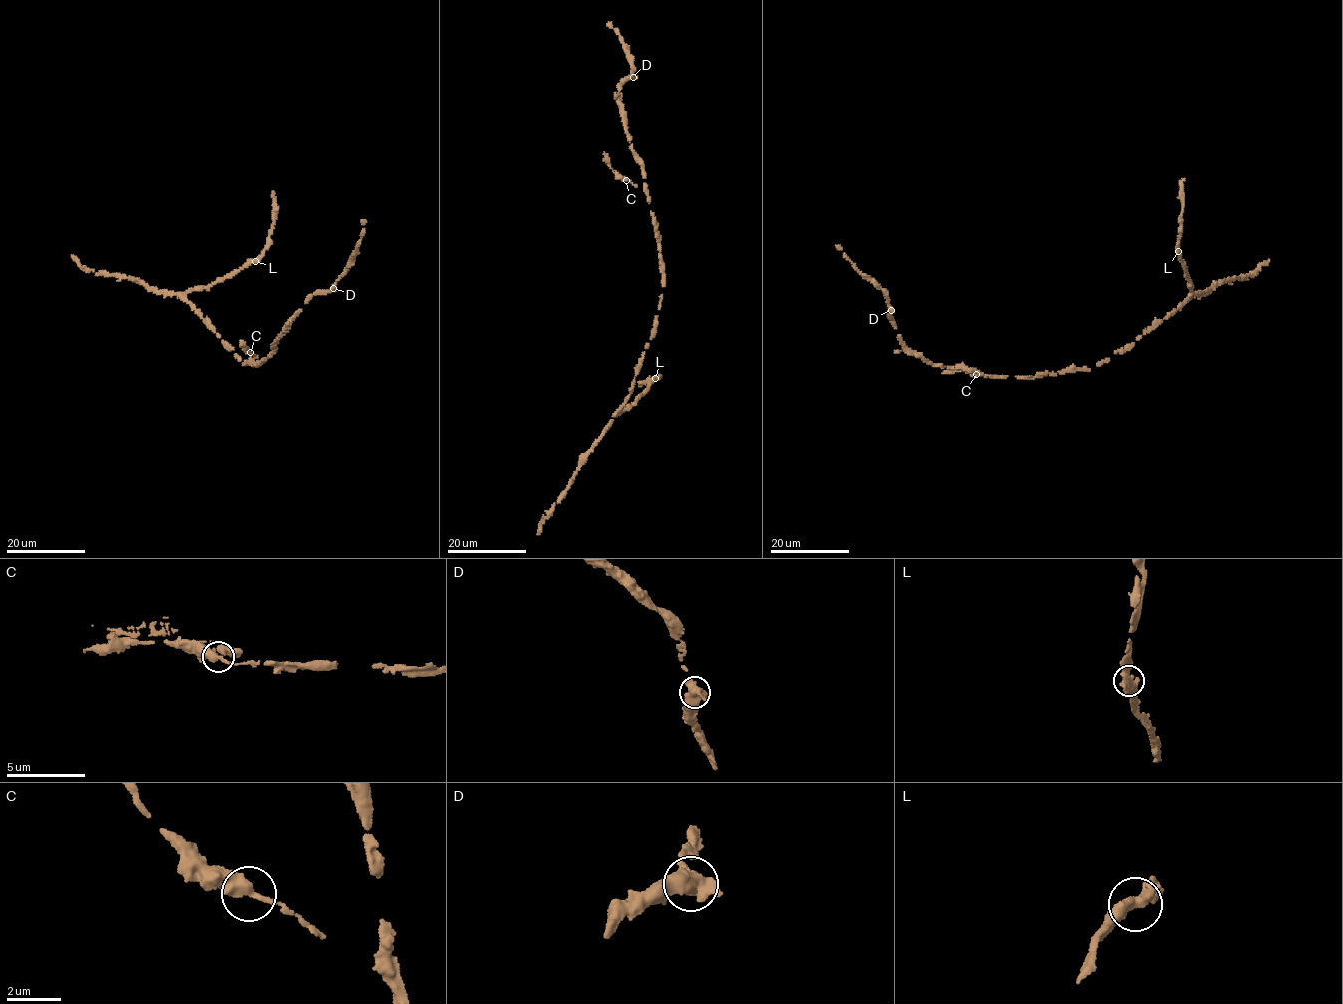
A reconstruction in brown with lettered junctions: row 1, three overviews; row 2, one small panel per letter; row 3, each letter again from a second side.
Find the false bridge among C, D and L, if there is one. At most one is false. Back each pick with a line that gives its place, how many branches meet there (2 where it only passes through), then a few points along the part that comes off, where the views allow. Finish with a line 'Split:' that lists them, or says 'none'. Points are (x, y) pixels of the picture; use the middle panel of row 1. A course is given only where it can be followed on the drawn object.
Split: none

